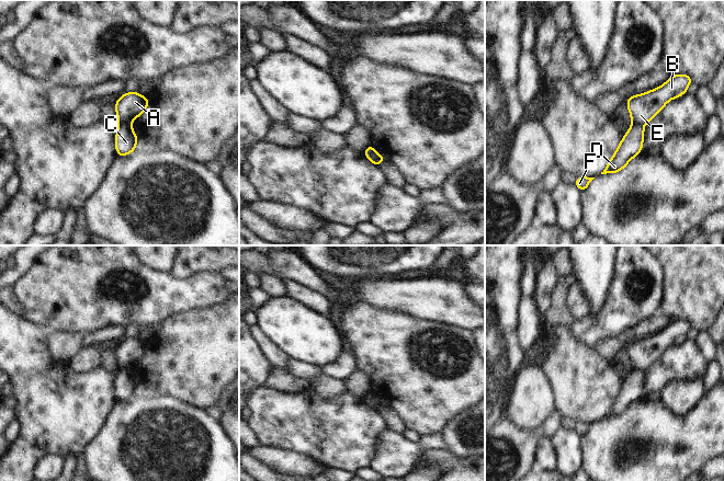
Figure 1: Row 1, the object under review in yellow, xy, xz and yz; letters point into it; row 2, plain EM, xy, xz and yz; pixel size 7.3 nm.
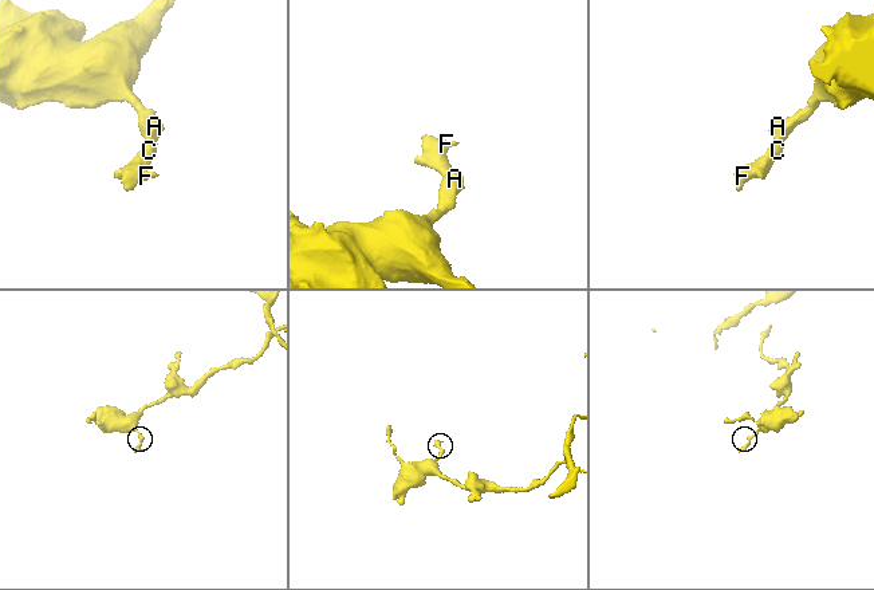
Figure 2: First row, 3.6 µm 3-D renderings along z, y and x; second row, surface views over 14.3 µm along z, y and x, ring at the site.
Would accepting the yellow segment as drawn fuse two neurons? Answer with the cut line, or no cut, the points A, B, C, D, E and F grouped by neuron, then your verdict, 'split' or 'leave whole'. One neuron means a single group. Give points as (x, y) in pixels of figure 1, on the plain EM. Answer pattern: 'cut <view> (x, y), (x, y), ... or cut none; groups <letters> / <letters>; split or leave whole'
cut xy (120, 369), (128, 370); groups A B E / C D F; split

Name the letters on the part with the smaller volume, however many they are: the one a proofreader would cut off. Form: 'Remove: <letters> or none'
Remove: C, D, F

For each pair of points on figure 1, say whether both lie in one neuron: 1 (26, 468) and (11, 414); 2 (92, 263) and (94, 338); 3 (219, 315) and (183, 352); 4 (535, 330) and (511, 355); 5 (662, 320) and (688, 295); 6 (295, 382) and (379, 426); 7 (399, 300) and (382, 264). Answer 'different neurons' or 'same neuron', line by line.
1: different neurons
2: different neurons
3: same neuron
4: different neurons
5: different neurons
6: different neurons
7: different neurons

